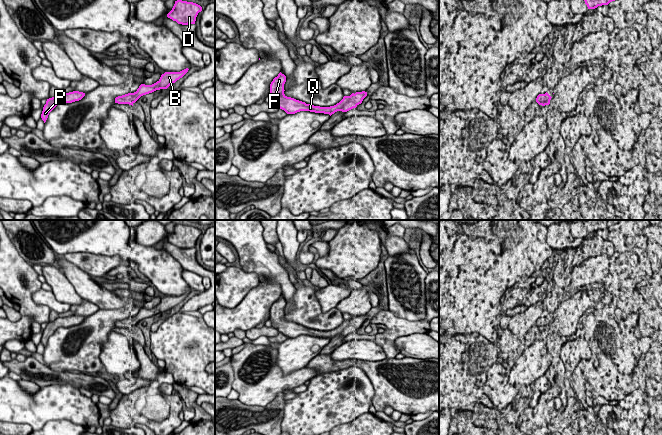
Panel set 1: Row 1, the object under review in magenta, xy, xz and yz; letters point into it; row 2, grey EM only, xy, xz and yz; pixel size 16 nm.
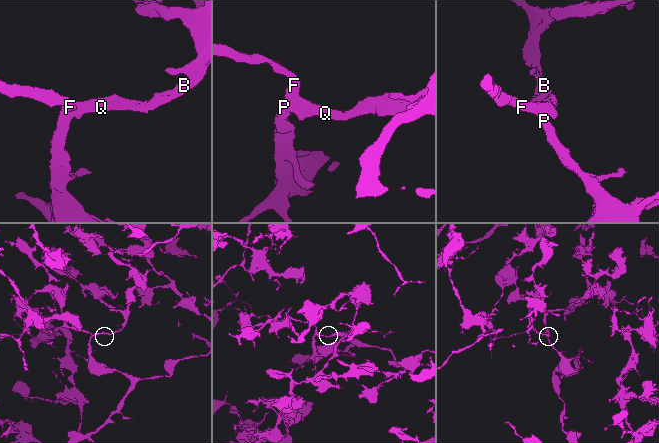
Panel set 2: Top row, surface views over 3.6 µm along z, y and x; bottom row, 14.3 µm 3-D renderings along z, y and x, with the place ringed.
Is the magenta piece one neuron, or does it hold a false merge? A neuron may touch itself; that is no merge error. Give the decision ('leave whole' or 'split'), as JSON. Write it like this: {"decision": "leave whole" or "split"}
{"decision": "leave whole"}

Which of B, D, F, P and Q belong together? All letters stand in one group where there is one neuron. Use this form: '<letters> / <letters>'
B D F P Q

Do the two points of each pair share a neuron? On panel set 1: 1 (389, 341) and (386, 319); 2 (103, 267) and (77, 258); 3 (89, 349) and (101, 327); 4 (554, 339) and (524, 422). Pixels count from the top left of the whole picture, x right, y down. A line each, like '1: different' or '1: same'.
1: same
2: same
3: same
4: same

